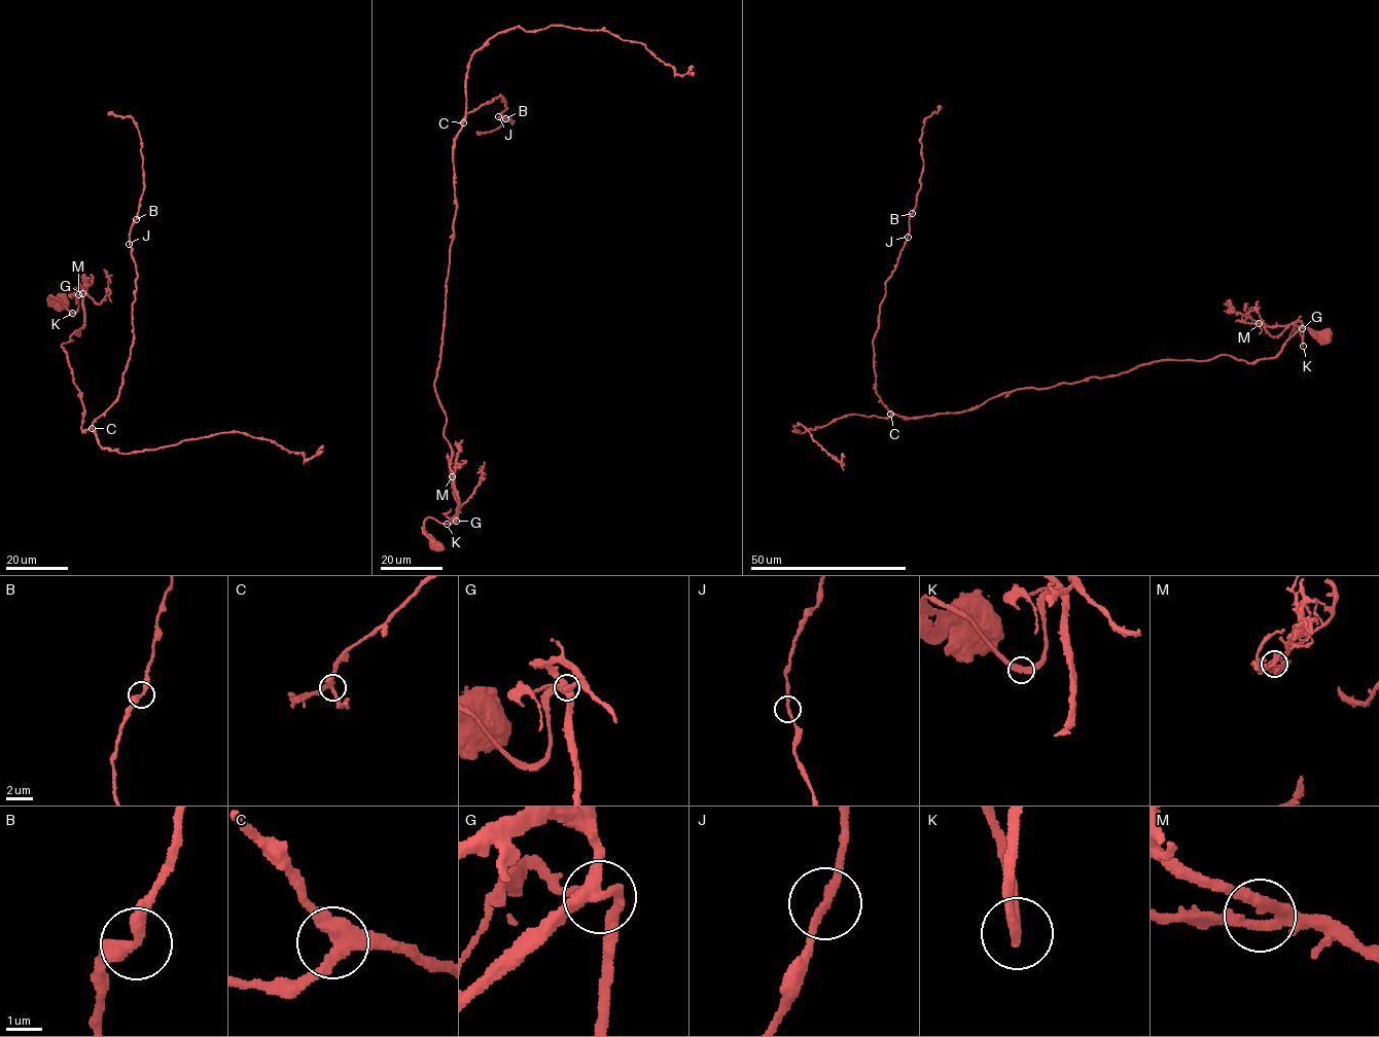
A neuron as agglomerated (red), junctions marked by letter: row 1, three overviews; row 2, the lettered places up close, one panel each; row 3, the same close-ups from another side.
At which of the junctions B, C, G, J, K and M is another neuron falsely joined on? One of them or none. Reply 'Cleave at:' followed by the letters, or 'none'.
Cleave at: none

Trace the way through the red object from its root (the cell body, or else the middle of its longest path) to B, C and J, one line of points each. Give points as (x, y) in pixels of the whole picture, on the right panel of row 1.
B: (1324, 335), (903, 418), (876, 392), (873, 337), (912, 213)
C: (1324, 335), (1300, 326), (1303, 345), (1300, 328), (1251, 362), (1166, 359), (958, 413), (890, 414)
J: (1324, 335), (903, 418), (876, 392), (873, 337), (908, 237)

